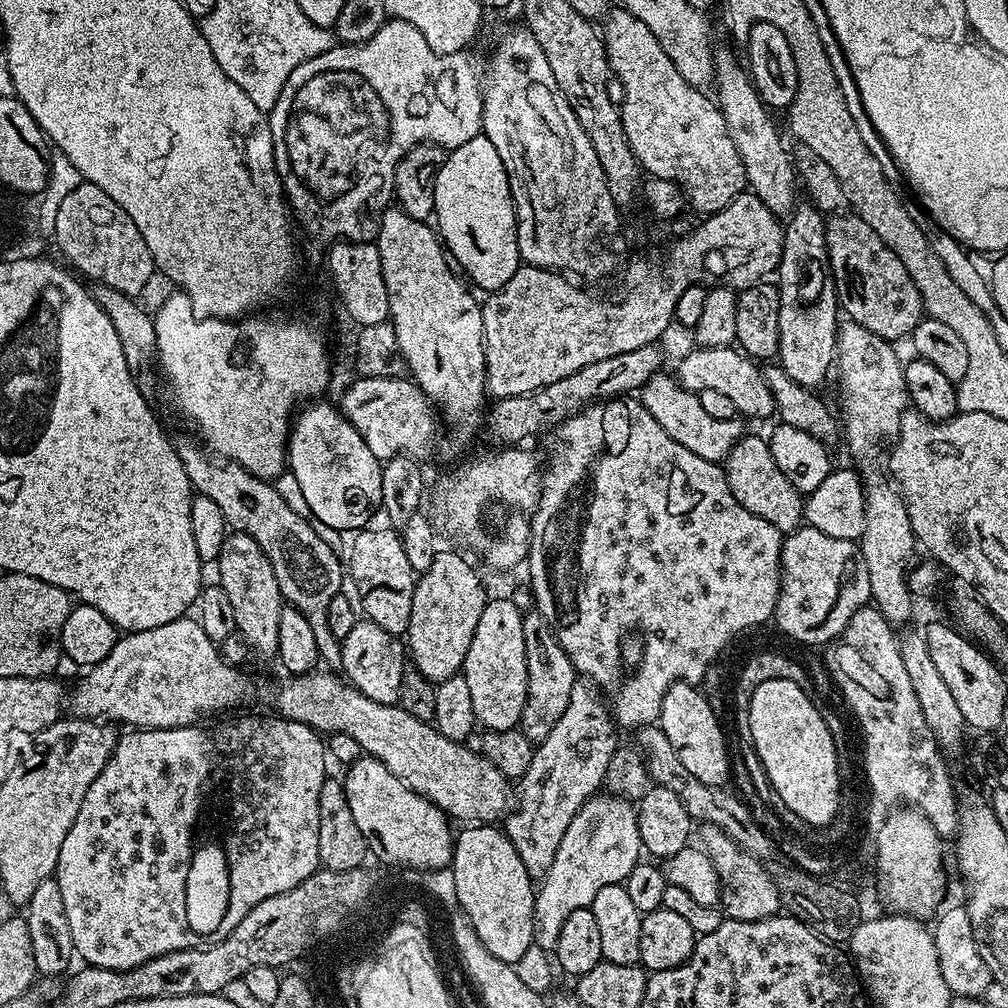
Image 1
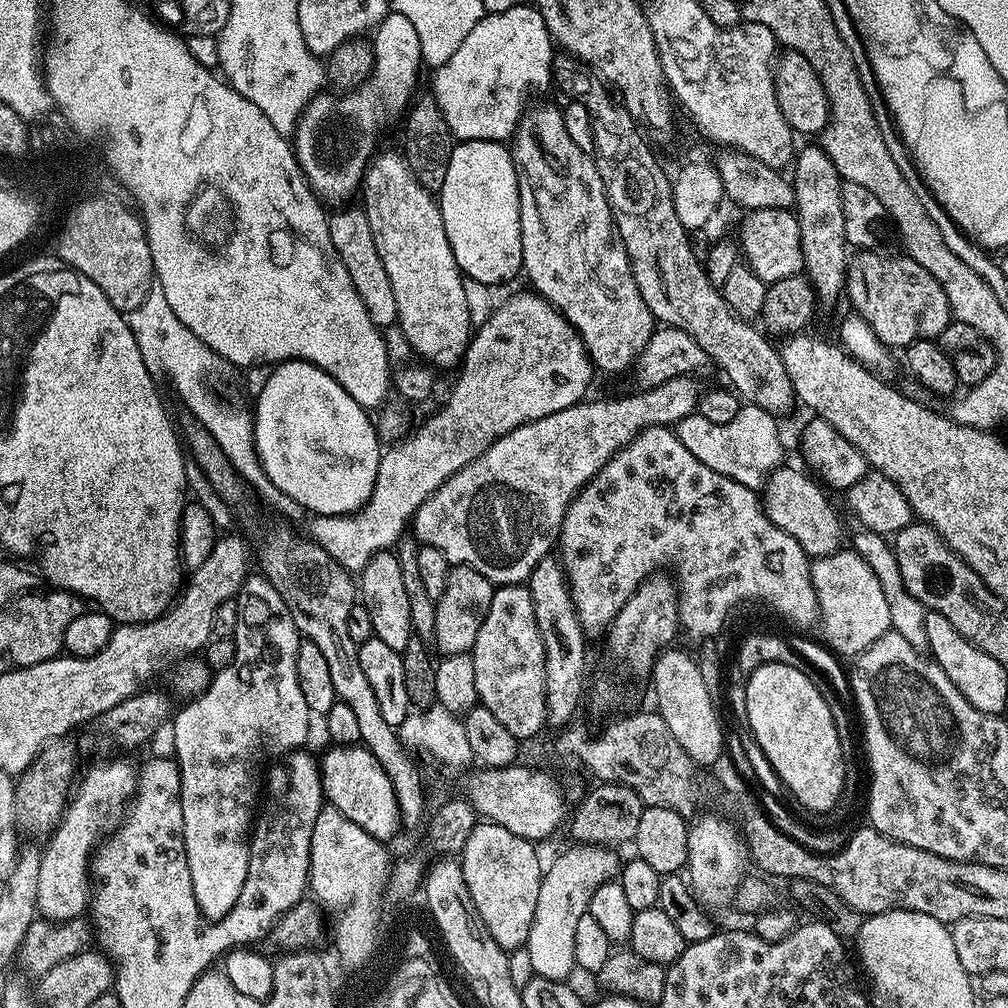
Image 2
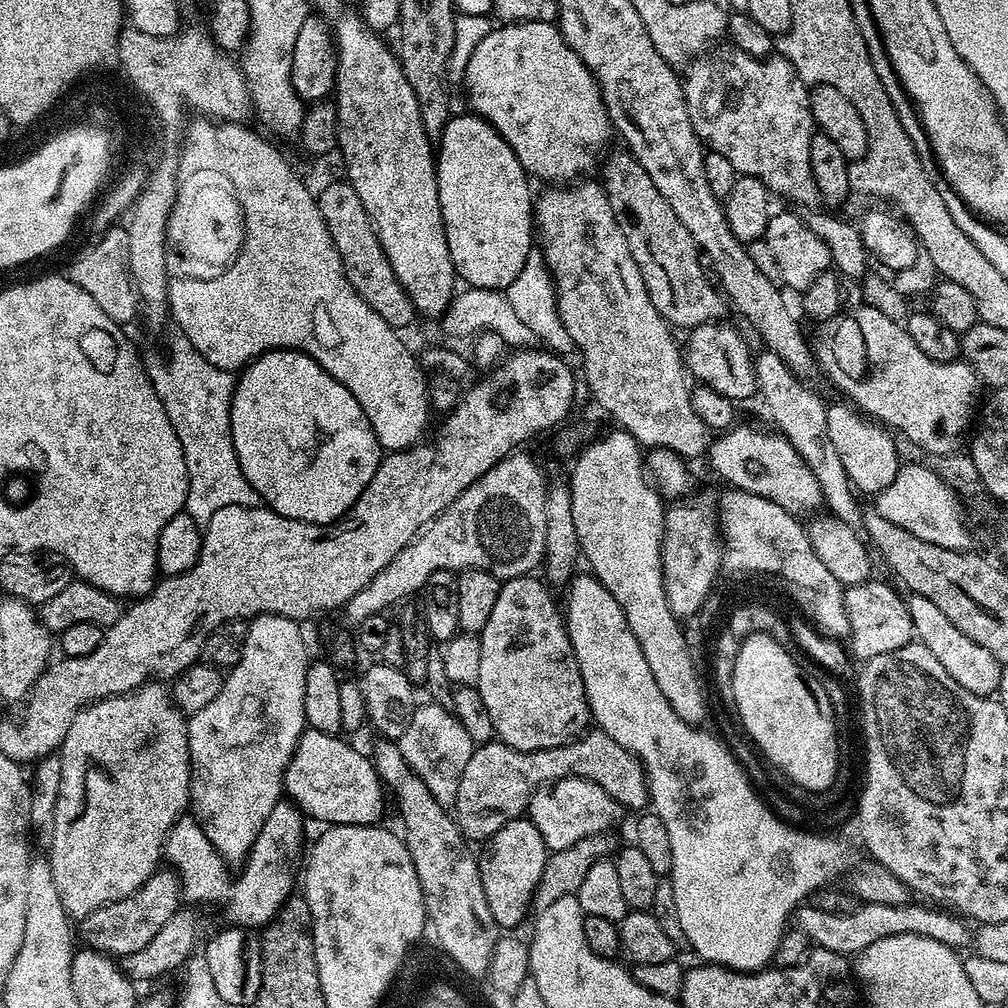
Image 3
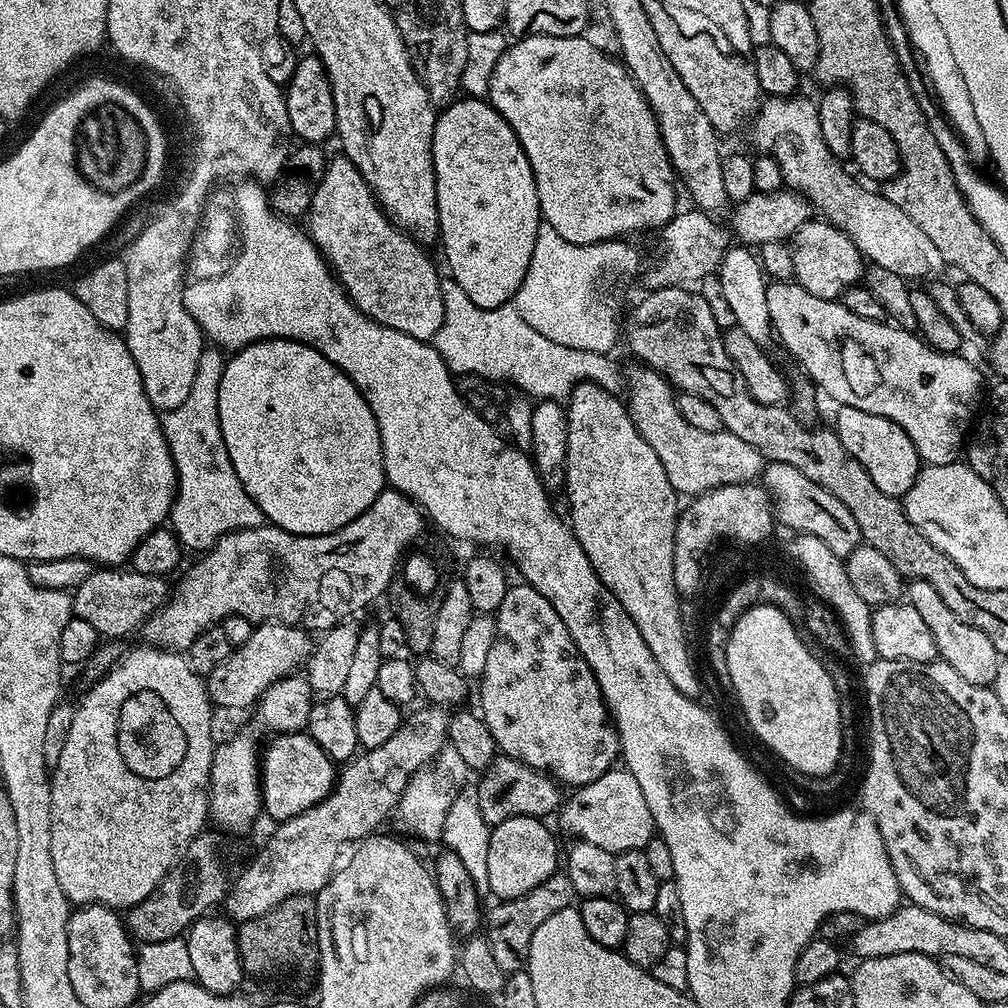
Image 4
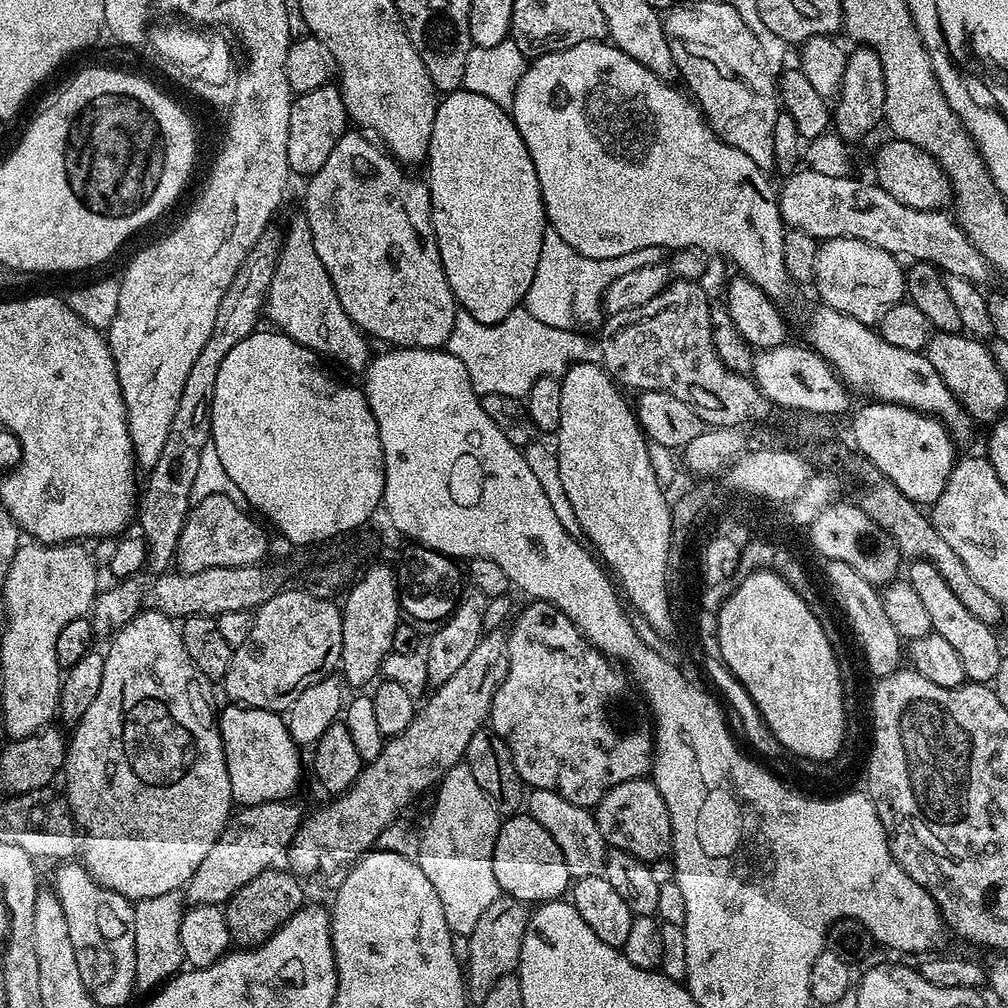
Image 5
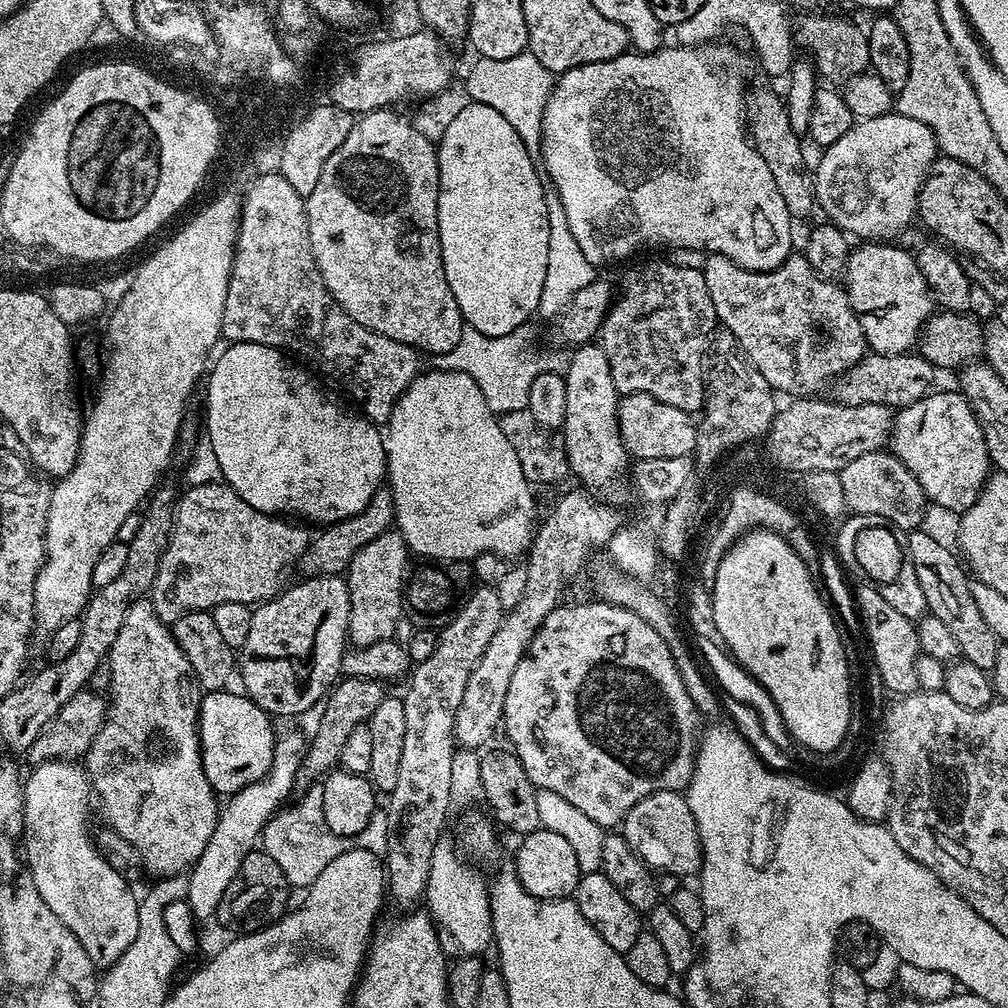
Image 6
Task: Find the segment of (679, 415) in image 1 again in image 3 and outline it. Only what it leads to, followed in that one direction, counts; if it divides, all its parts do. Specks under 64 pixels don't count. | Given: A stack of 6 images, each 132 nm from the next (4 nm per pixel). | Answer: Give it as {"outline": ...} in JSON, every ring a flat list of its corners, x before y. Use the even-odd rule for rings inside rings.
{"outline":[[743,422,721,431,720,436,711,441,706,453,706,460,725,480,725,485,740,488,743,492,758,494,788,512,812,512,824,503,824,495,818,486,818,478,810,474,810,466,802,462,798,450,779,431,763,432,760,428,747,428]]}

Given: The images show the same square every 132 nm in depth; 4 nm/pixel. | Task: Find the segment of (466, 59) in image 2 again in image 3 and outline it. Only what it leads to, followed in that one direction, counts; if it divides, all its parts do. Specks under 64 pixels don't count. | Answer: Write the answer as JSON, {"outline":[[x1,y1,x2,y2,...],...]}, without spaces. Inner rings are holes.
{"outline":[[521,20,519,22,504,22,499,26,493,27,492,31,486,34,486,38,482,38,482,42,478,42,478,50,474,50,474,54,470,56,470,62,466,66,466,74,464,75,462,81,462,87,468,91,468,104,473,113,478,116,483,116,485,120,488,121,489,124,492,125,493,128,499,132,500,136,504,141,508,143,510,146,510,150,514,150,514,154,518,158,518,162,524,168,524,171,528,173,529,177,535,178,536,176,540,180,549,180,547,183,552,186,564,186,569,182,575,181,577,178,583,177,585,174,583,172,588,172,592,167,596,164,596,155,600,152,600,147,603,146,604,143,608,140,608,135,613,135,614,129,612,127,612,120,608,117,608,112,604,109,604,99,600,96,600,87,596,85,596,79,592,77,592,71,587,68,582,62,582,58,578,58,578,54,574,54,574,50,570,50,570,46,564,41,564,35,560,33,559,27,555,23,549,22,547,20]]}

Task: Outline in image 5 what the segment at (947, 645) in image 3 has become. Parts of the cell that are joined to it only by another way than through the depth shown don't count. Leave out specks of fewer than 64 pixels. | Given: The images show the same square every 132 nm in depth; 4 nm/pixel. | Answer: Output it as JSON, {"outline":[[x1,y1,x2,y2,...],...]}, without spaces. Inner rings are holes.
{"outline":[[914,560,907,568,906,579,914,586,922,606,926,606,926,614,930,614,932,631,946,638,946,642,950,642,954,654,958,654,962,662,965,677,974,684,991,685,998,674,1002,655,1000,640,992,633,995,632,993,625,982,622,982,618,974,618,974,614,970,614,966,606,962,606,962,601,954,594,954,590,950,590,946,578,942,578,942,574,938,574,938,570,930,562]]}

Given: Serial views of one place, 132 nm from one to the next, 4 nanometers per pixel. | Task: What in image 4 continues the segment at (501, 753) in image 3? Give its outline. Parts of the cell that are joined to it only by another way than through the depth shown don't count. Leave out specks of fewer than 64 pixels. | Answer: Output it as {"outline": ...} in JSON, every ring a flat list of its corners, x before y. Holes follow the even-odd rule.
{"outline":[[500,754,492,763,483,769,480,785,474,788,478,798,478,810,482,810,482,818,490,826,506,822,506,818,515,816,538,816,548,818,561,807,561,785,547,772,540,772,536,768,526,766,514,758]]}

